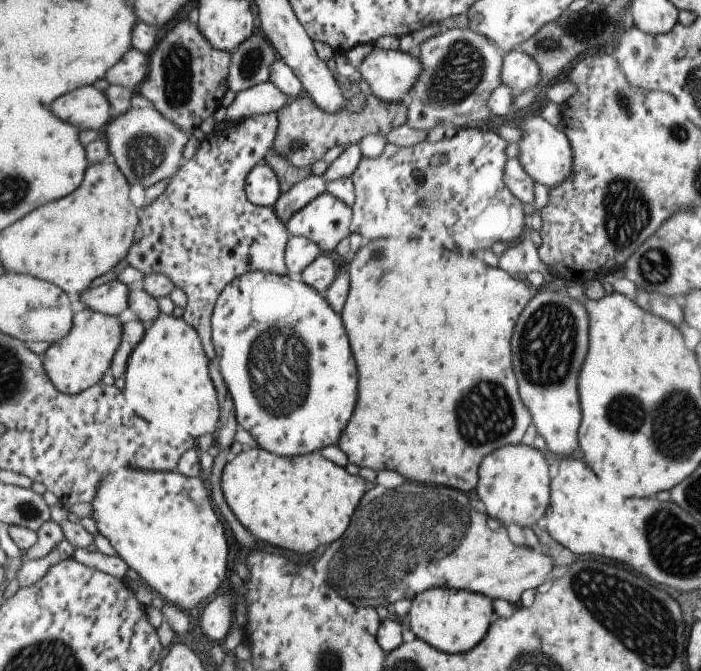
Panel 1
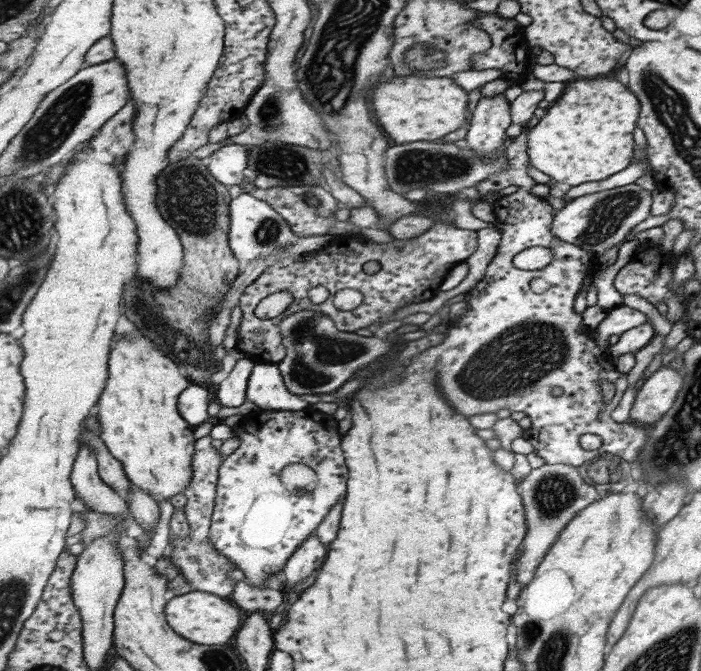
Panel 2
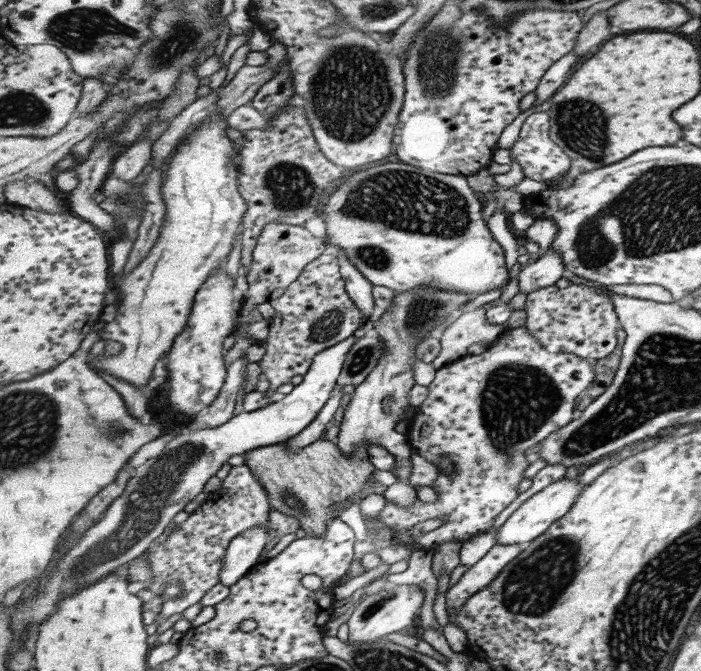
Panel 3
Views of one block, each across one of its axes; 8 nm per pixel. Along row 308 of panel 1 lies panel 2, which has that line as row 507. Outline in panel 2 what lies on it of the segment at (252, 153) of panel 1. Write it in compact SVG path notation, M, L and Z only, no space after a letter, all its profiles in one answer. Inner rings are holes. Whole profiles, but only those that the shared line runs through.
M210 435L196 440L196 454L193 457L193 480L185 494L188 498L186 515L190 522L191 534L187 538L180 538L170 531L170 538L166 553L173 562L173 566L179 567L181 574L195 589L209 591L210 593L231 598L236 584L245 580L237 564L227 559L225 555L217 551L215 542L212 542L212 516L216 510L217 489L220 480L220 466L224 464L224 454L220 449L213 447L213 438Z

